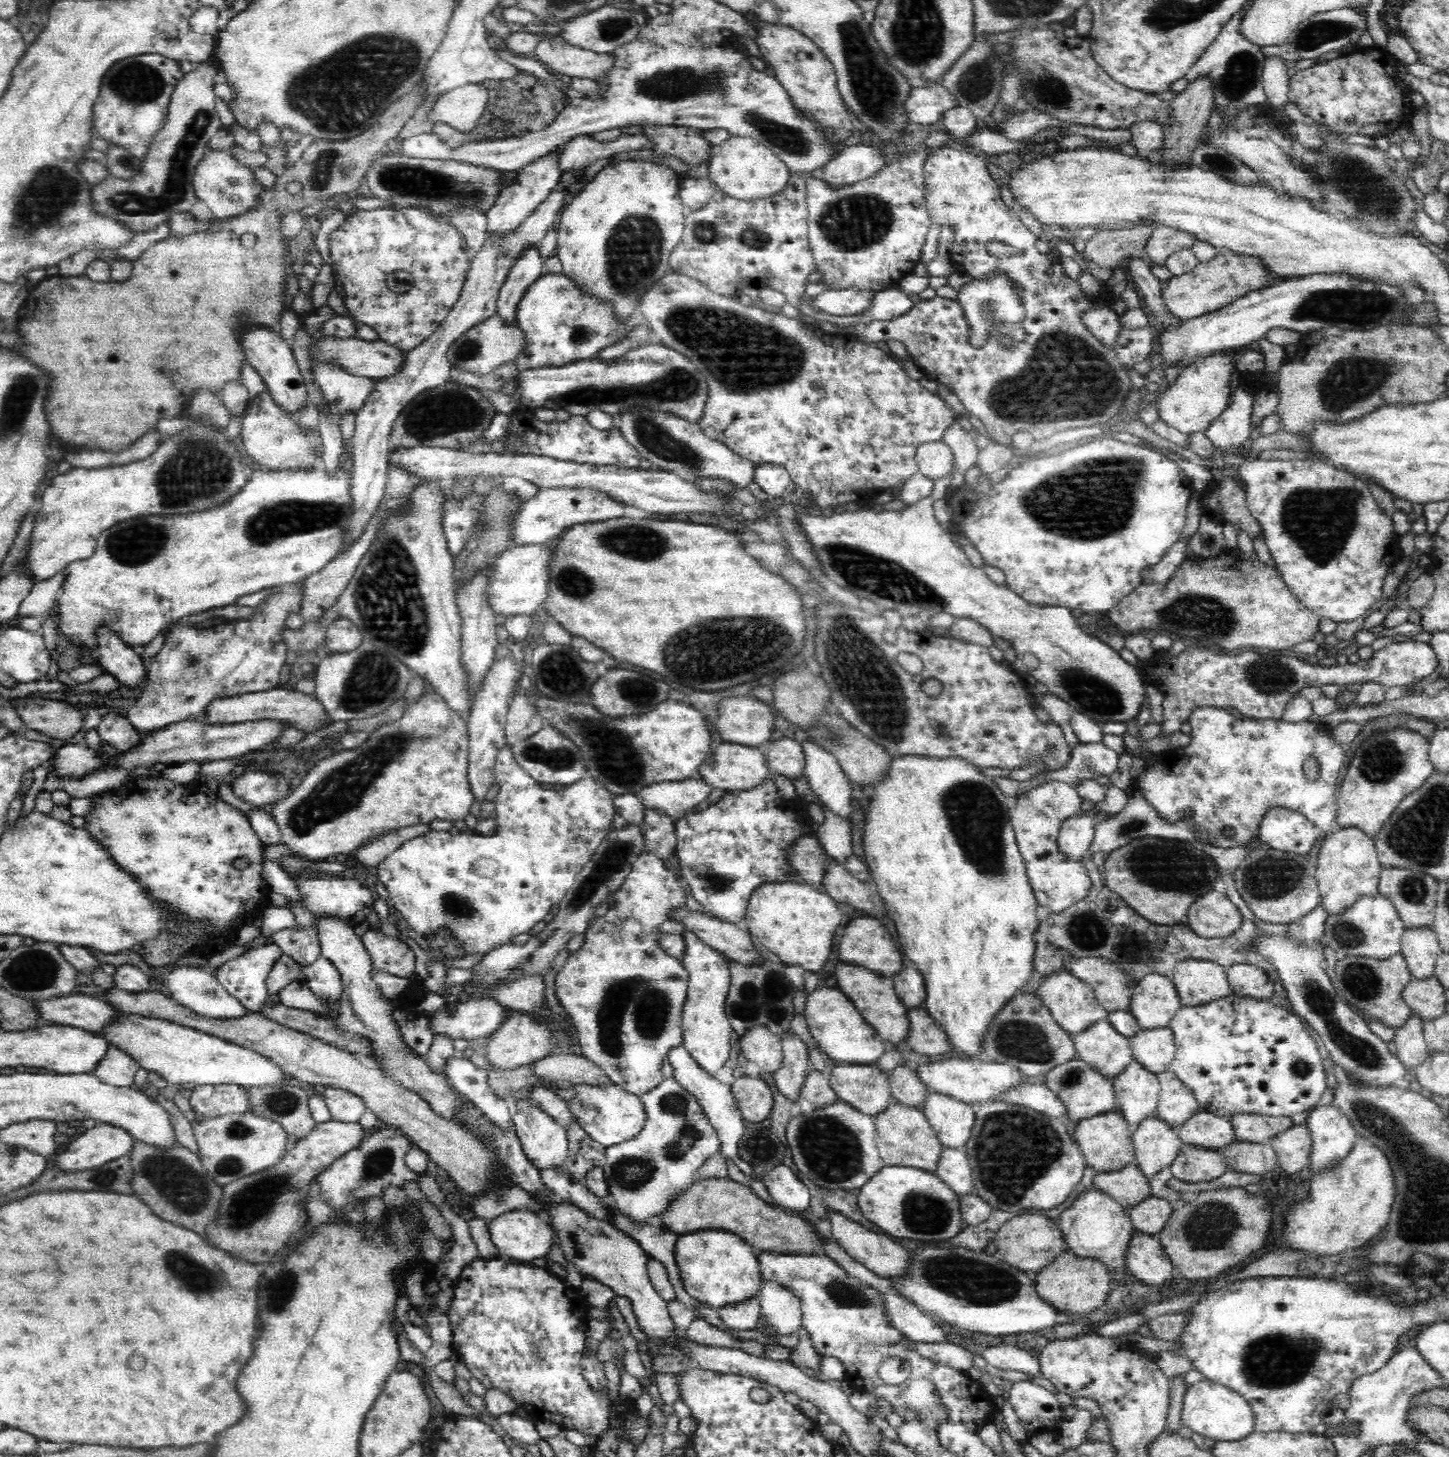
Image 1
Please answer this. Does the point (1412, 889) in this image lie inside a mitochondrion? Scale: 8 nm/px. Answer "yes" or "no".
yes

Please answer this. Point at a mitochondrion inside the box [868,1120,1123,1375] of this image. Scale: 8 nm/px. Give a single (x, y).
(980, 1281)

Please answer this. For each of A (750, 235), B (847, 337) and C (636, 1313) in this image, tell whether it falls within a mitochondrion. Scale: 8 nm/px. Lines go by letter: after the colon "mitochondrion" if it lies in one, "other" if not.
A: mitochondrion
B: other
C: other

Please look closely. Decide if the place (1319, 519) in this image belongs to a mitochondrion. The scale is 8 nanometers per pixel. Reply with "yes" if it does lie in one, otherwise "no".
yes

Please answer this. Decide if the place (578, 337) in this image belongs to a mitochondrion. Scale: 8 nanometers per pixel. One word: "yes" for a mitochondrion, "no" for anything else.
yes

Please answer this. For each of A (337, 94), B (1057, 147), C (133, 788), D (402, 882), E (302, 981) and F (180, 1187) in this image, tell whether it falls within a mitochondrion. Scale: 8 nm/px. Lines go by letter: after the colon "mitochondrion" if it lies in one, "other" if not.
A: mitochondrion
B: other
C: other
D: other
E: other
F: mitochondrion

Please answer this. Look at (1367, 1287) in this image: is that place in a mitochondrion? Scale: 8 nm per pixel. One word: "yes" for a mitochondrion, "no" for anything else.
no

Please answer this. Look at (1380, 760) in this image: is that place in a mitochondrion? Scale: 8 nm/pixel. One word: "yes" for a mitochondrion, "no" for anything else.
yes

